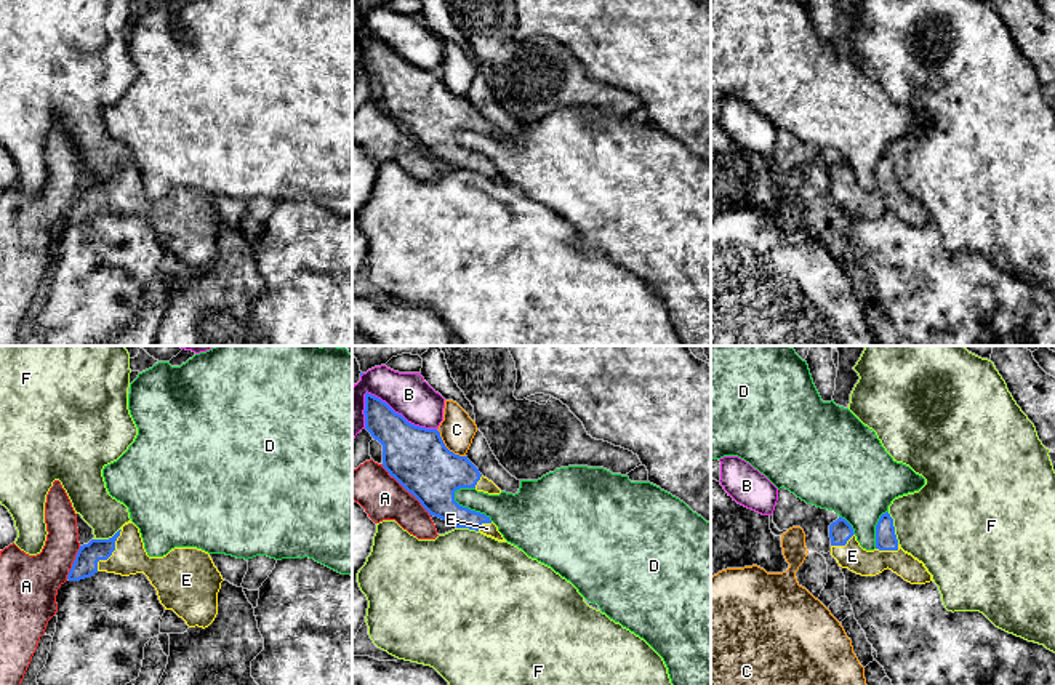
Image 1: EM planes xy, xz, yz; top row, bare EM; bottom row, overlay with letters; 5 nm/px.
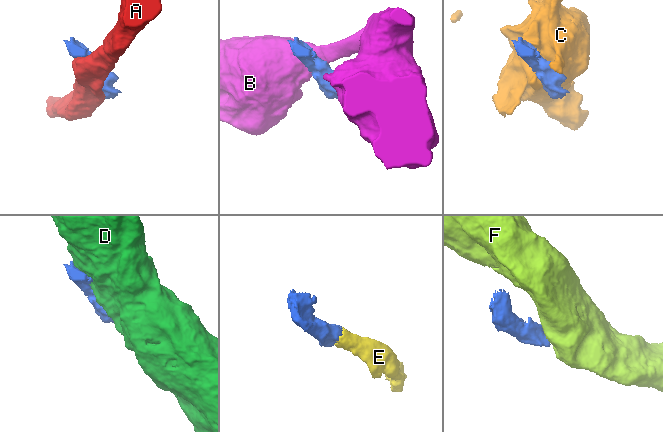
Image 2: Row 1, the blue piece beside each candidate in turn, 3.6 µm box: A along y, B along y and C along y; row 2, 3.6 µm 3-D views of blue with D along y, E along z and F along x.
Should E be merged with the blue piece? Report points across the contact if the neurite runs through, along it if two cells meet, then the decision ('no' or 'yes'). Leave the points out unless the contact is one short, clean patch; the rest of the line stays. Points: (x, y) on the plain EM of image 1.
way xy (85, 205), (112, 192), (130, 199); yes

